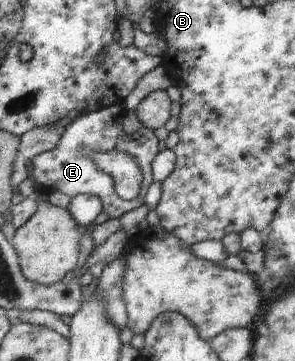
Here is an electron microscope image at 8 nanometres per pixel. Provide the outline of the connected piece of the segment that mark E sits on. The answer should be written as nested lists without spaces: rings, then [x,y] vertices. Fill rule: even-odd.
[[[115,104],[96,112],[82,114],[71,124],[66,126],[65,133],[61,137],[59,145],[55,149],[44,151],[32,158],[33,171],[31,175],[35,178],[43,191],[50,193],[60,191],[74,198],[77,195],[87,194],[99,197],[103,201],[103,211],[109,218],[118,218],[127,212],[136,210],[146,203],[146,197],[154,182],[153,162],[161,149],[159,139],[155,131],[142,125],[135,133],[127,134],[123,129],[123,119],[127,110],[122,104]],[[119,150],[129,153],[137,158],[137,163],[143,171],[144,181],[139,195],[134,200],[123,200],[115,191],[115,181],[111,175],[99,171],[99,168],[91,161],[91,153],[110,152]]]

